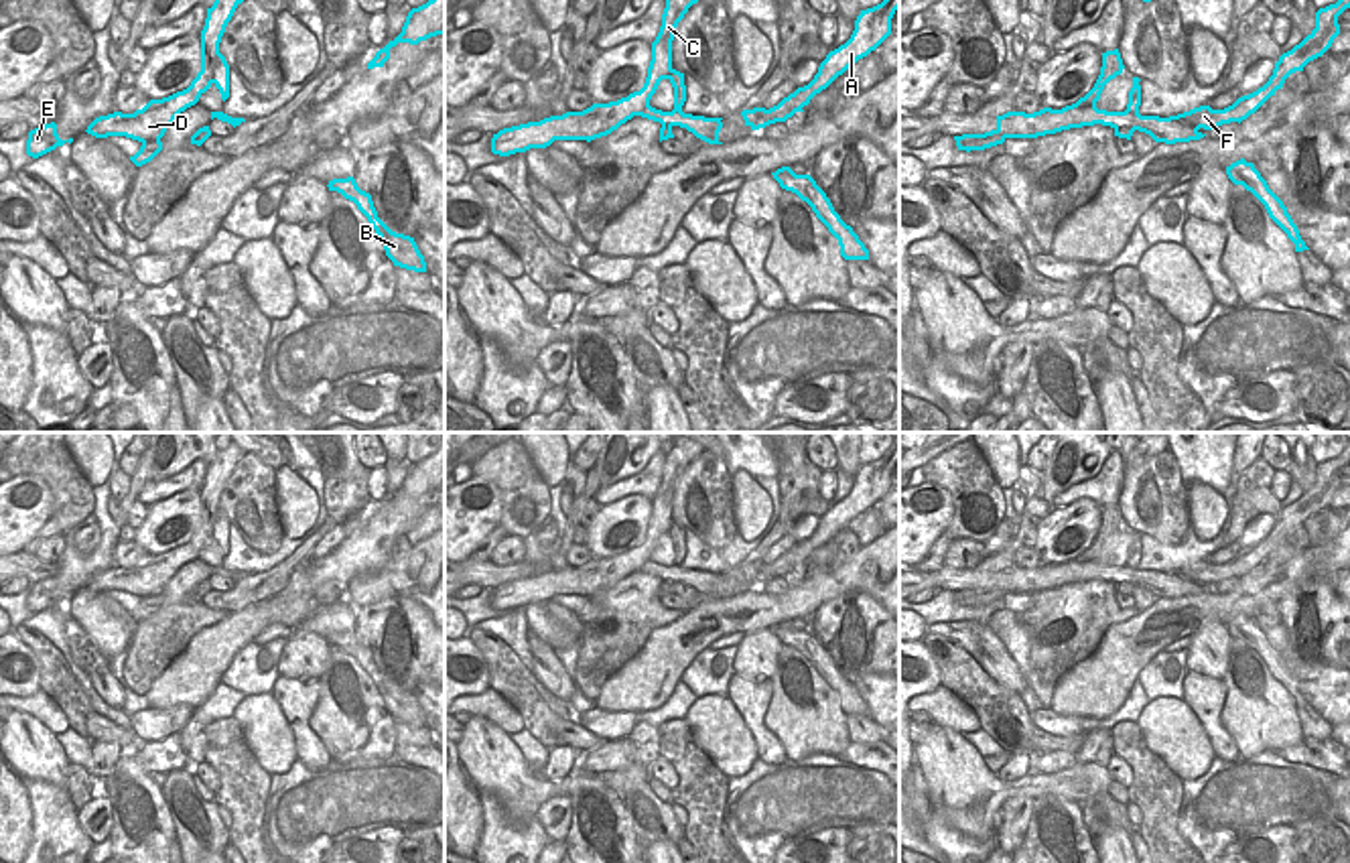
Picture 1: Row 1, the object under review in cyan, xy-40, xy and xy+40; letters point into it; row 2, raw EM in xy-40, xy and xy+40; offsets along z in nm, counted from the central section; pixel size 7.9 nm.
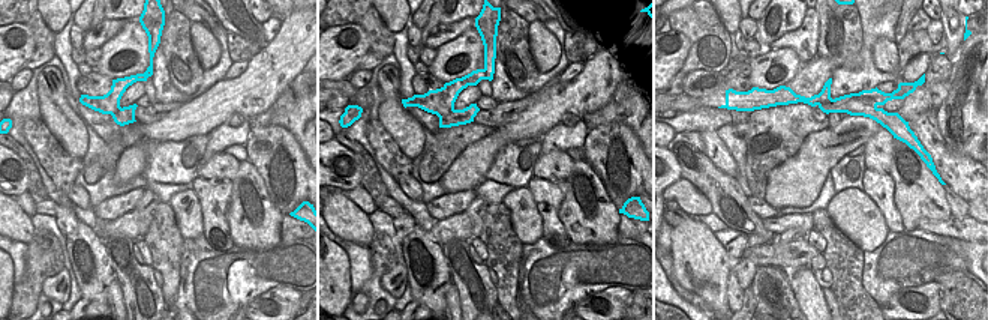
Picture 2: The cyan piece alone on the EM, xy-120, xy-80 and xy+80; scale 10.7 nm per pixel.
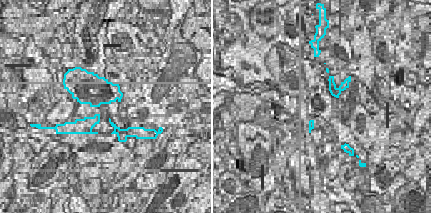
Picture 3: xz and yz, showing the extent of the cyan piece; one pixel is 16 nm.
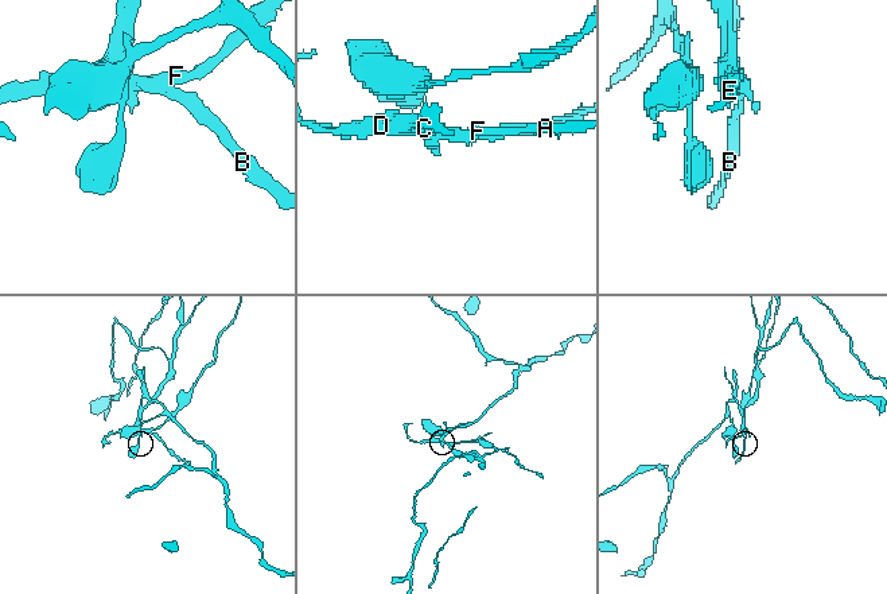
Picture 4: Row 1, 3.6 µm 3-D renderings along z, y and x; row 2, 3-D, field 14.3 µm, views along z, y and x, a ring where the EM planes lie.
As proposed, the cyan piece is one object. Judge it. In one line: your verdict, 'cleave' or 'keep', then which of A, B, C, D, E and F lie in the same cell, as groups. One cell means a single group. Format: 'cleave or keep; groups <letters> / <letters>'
cleave; groups A F / B C D E

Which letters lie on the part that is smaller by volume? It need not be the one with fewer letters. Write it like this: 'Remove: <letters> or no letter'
Remove: A, F

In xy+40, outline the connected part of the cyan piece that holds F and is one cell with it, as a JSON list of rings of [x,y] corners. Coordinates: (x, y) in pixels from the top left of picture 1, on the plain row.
[[[1350,439],[1346,449],[1336,459],[1330,459],[1315,467],[1315,483],[1299,500],[1279,512],[1273,530],[1263,542],[1238,552],[1232,560],[1224,565],[1200,560],[1184,569],[1169,571],[1167,575],[1196,585],[1214,585],[1230,577],[1240,579],[1251,569],[1255,569],[1271,550],[1275,550],[1275,546],[1283,542],[1285,534],[1291,528],[1303,526],[1309,516],[1322,512],[1332,502],[1334,493],[1340,489],[1338,471],[1346,463],[1350,463]]]

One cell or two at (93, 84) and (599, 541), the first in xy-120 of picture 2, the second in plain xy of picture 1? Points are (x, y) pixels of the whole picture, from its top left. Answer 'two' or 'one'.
two

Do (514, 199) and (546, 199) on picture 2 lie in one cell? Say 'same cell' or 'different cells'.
different cells

